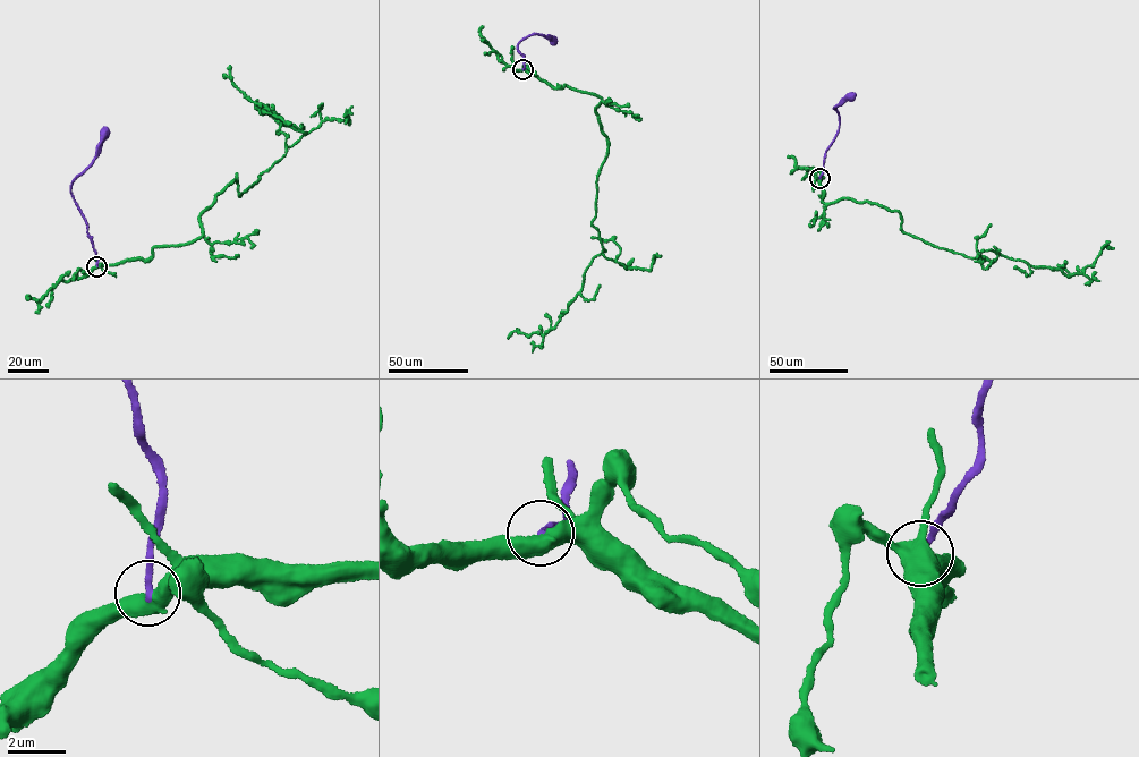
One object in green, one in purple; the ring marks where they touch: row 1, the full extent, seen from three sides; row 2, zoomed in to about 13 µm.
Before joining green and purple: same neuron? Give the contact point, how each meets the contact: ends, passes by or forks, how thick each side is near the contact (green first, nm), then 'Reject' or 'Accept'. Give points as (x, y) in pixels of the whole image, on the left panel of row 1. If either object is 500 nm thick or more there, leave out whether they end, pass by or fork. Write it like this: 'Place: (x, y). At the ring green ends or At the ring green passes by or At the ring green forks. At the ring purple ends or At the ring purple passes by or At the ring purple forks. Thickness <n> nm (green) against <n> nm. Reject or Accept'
Place: (96, 266). Thickness 550 nm (green) against 220 nm. Reject

